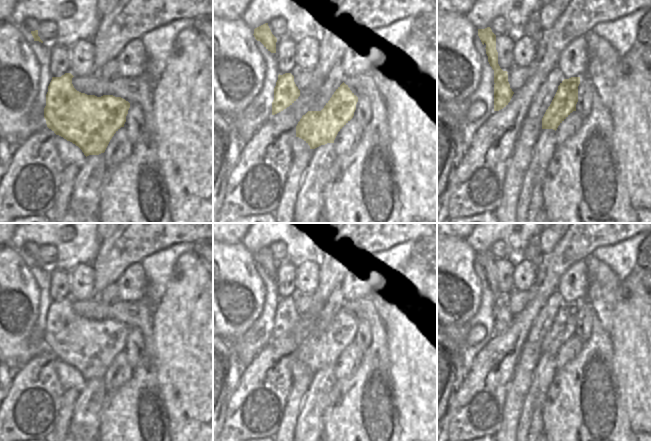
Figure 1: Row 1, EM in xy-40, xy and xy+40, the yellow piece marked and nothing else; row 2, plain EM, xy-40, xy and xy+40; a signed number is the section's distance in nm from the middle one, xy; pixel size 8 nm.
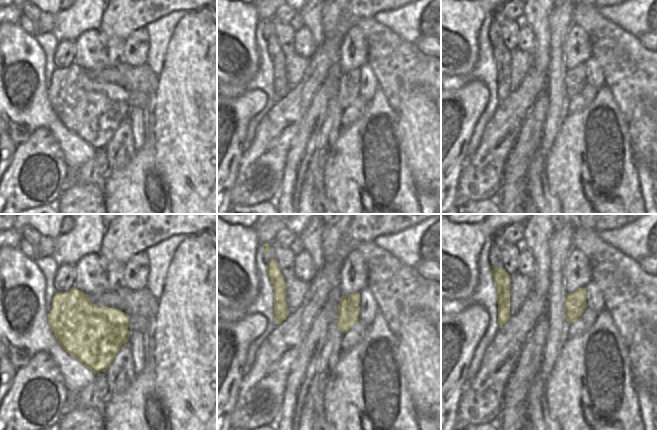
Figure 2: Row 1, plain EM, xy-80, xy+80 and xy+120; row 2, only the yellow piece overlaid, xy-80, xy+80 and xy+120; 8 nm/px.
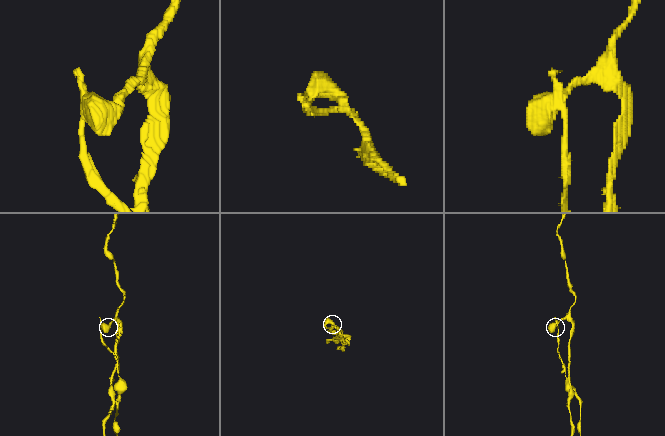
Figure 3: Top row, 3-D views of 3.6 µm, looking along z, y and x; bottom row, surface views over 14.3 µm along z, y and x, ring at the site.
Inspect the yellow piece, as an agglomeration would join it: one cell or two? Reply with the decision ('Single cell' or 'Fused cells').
Fused cells

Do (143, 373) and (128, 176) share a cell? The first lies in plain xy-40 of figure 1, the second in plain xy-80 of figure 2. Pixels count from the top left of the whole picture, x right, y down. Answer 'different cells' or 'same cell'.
same cell

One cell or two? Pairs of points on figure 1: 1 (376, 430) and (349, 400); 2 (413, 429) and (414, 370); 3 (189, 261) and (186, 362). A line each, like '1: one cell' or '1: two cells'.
1: one cell
2: one cell
3: one cell

